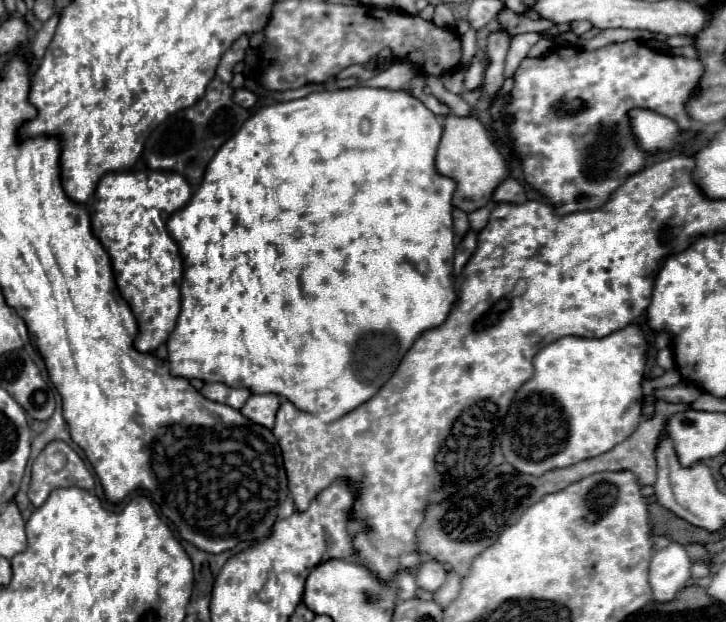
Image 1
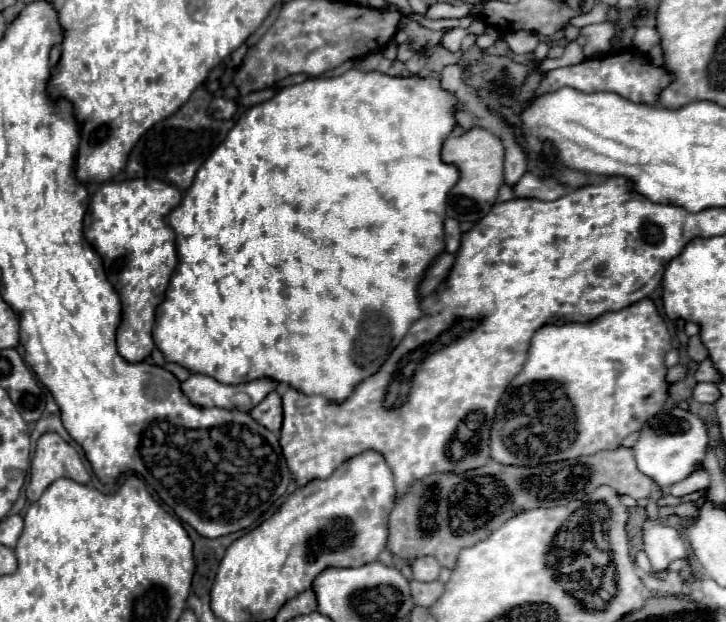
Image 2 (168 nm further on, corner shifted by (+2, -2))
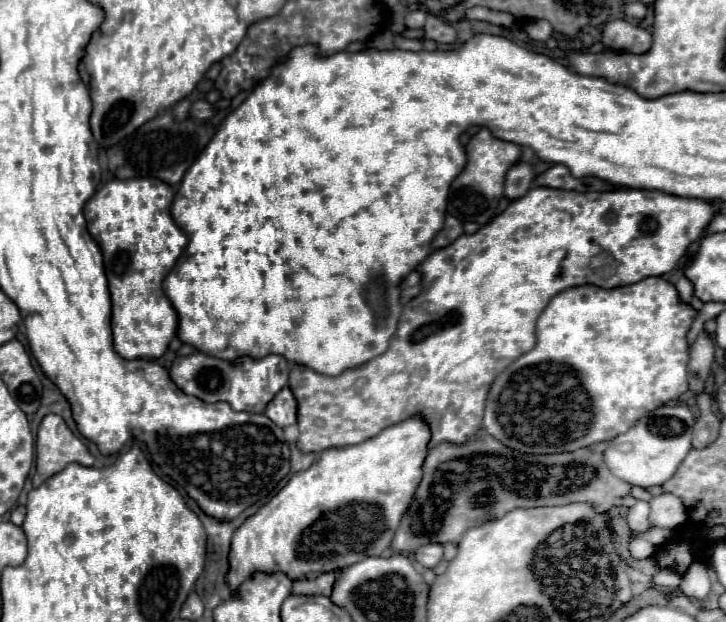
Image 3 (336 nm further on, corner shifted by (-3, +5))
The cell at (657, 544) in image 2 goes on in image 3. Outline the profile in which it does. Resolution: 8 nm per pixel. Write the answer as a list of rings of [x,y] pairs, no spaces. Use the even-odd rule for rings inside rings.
[[[638,501],[634,507],[630,507],[626,521],[628,521],[628,525],[630,525],[632,531],[644,533],[644,531],[652,529],[648,517],[650,517],[650,505],[646,501]]]

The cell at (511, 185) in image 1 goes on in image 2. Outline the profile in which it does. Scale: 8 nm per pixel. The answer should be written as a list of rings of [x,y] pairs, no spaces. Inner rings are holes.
[[[525,174],[513,188],[515,196],[521,198],[537,198],[537,200],[557,200],[557,196],[565,194],[565,186],[563,184],[555,184],[551,186],[545,178],[539,178],[535,174]]]

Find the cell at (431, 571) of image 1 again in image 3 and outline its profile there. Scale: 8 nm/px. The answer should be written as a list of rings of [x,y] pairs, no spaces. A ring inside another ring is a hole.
[[[432,543],[432,545],[424,545],[422,549],[416,551],[416,561],[426,567],[426,569],[434,569],[440,561],[442,561],[442,545]]]

